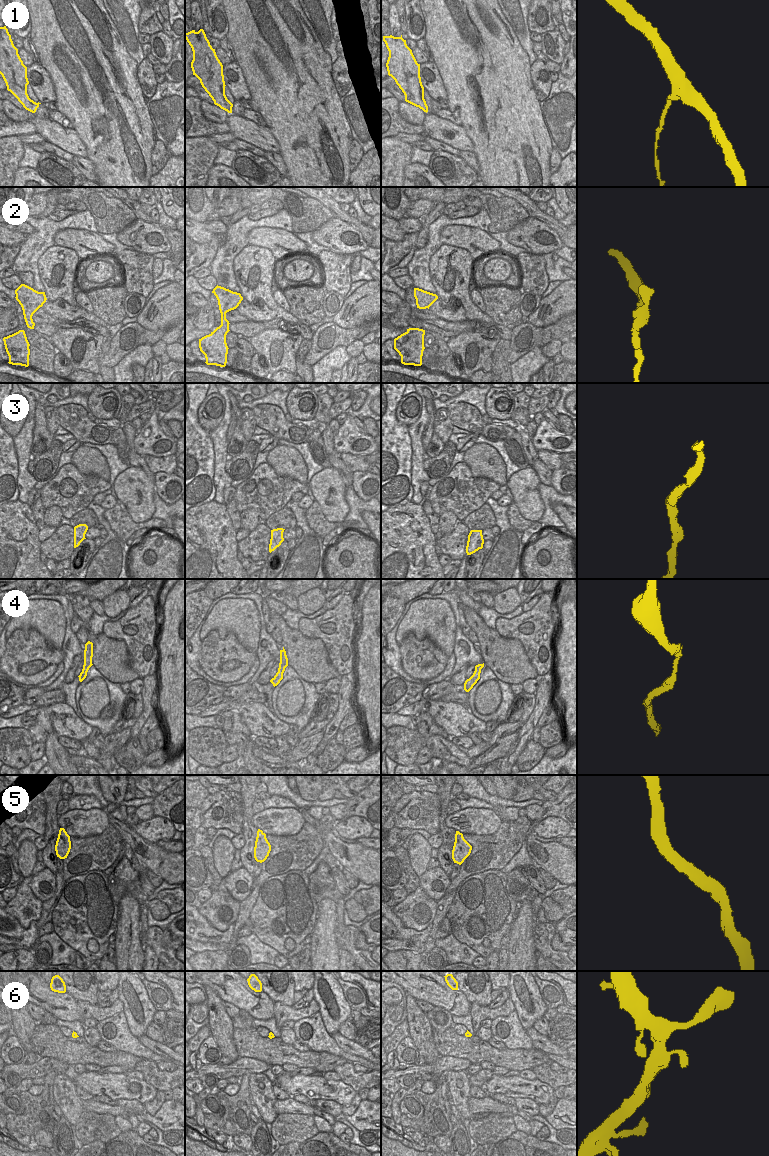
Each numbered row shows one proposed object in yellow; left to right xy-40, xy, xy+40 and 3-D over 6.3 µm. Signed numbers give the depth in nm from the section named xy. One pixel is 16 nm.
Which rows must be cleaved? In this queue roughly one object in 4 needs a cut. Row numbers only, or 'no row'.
no row

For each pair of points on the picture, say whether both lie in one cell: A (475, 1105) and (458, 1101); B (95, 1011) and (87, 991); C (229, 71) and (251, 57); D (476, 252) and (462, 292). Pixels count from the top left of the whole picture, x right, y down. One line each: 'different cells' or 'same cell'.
A: different cells
B: different cells
C: different cells
D: different cells

